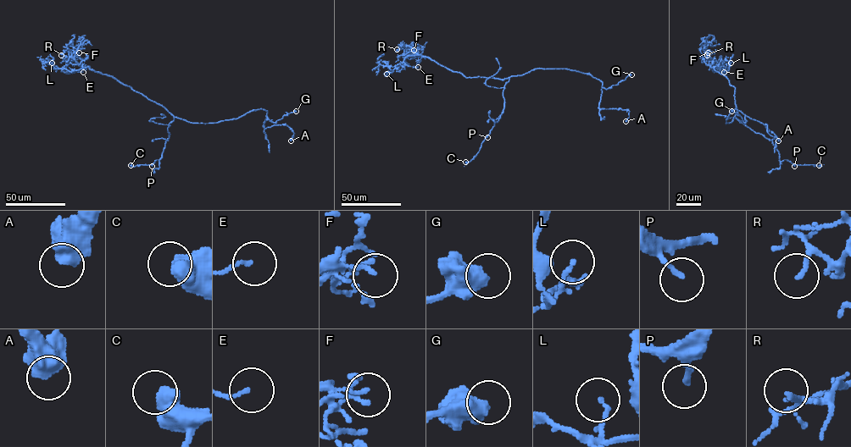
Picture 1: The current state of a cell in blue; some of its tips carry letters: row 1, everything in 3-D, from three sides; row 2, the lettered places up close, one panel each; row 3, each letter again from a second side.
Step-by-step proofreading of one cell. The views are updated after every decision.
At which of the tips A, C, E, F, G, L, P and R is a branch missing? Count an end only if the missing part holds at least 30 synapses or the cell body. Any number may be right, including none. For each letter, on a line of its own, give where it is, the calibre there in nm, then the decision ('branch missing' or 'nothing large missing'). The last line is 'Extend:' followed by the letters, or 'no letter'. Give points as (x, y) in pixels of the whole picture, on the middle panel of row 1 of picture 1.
A: (625, 121) | 750 nm | nothing large missing
C: (465, 162) | 650 nm | nothing large missing
E: (418, 67) | 110 nm | nothing large missing
F: (414, 50) | 120 nm | nothing large missing
G: (631, 74) | 700 nm | nothing large missing
L: (386, 74) | 130 nm | nothing large missing
P: (487, 137) | 160 nm | nothing large missing
R: (397, 49) | 110 nm | branch missing
Extend: R

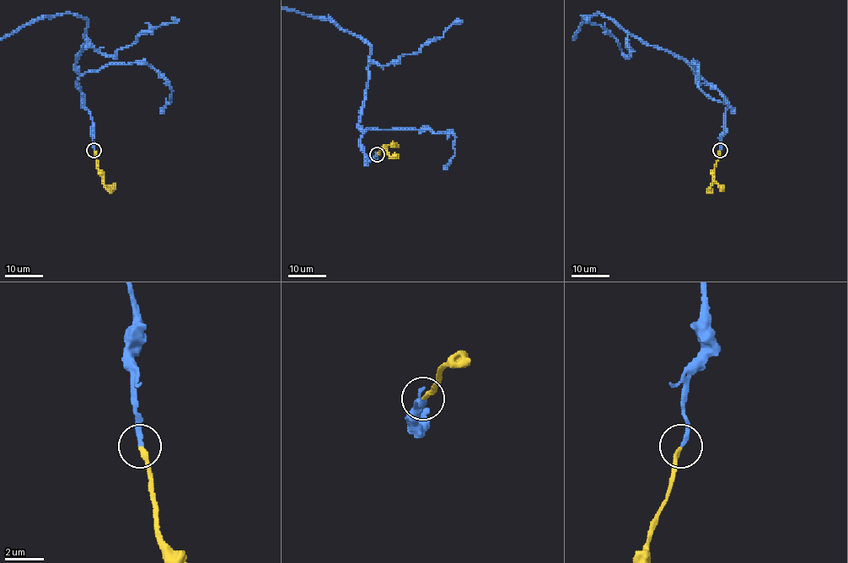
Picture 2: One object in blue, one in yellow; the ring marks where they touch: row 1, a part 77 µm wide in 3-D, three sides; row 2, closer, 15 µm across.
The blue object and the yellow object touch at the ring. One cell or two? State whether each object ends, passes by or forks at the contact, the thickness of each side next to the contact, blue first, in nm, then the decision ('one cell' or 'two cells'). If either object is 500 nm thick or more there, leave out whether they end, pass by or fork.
blue ends | yellow ends | 240/200 nm | one cell

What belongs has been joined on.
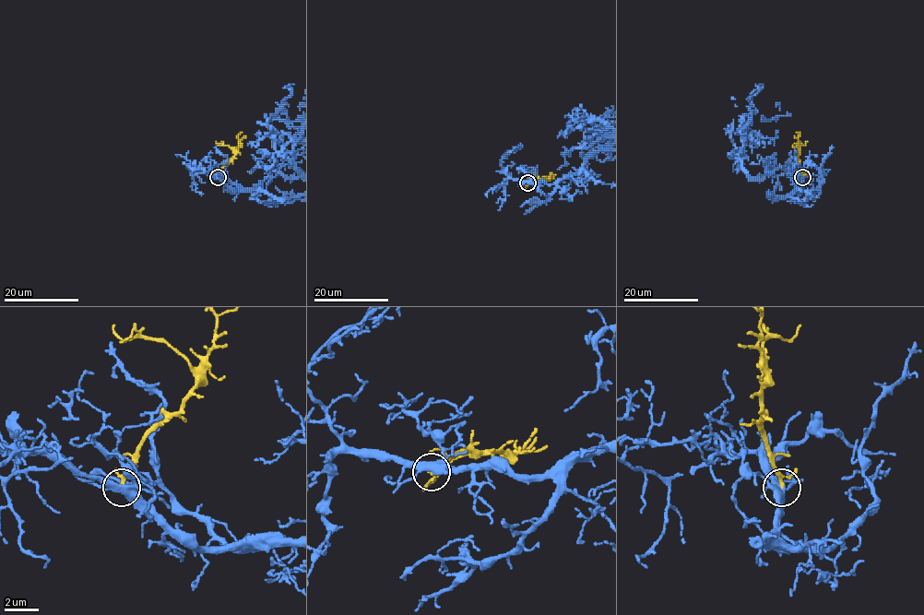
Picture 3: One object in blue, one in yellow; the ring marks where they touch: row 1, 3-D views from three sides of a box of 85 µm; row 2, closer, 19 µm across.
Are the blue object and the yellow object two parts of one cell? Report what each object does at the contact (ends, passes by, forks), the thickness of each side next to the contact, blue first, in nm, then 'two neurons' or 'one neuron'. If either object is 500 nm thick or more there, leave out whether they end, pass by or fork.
blue forks | yellow passes by | 420/200 nm | one neuron

